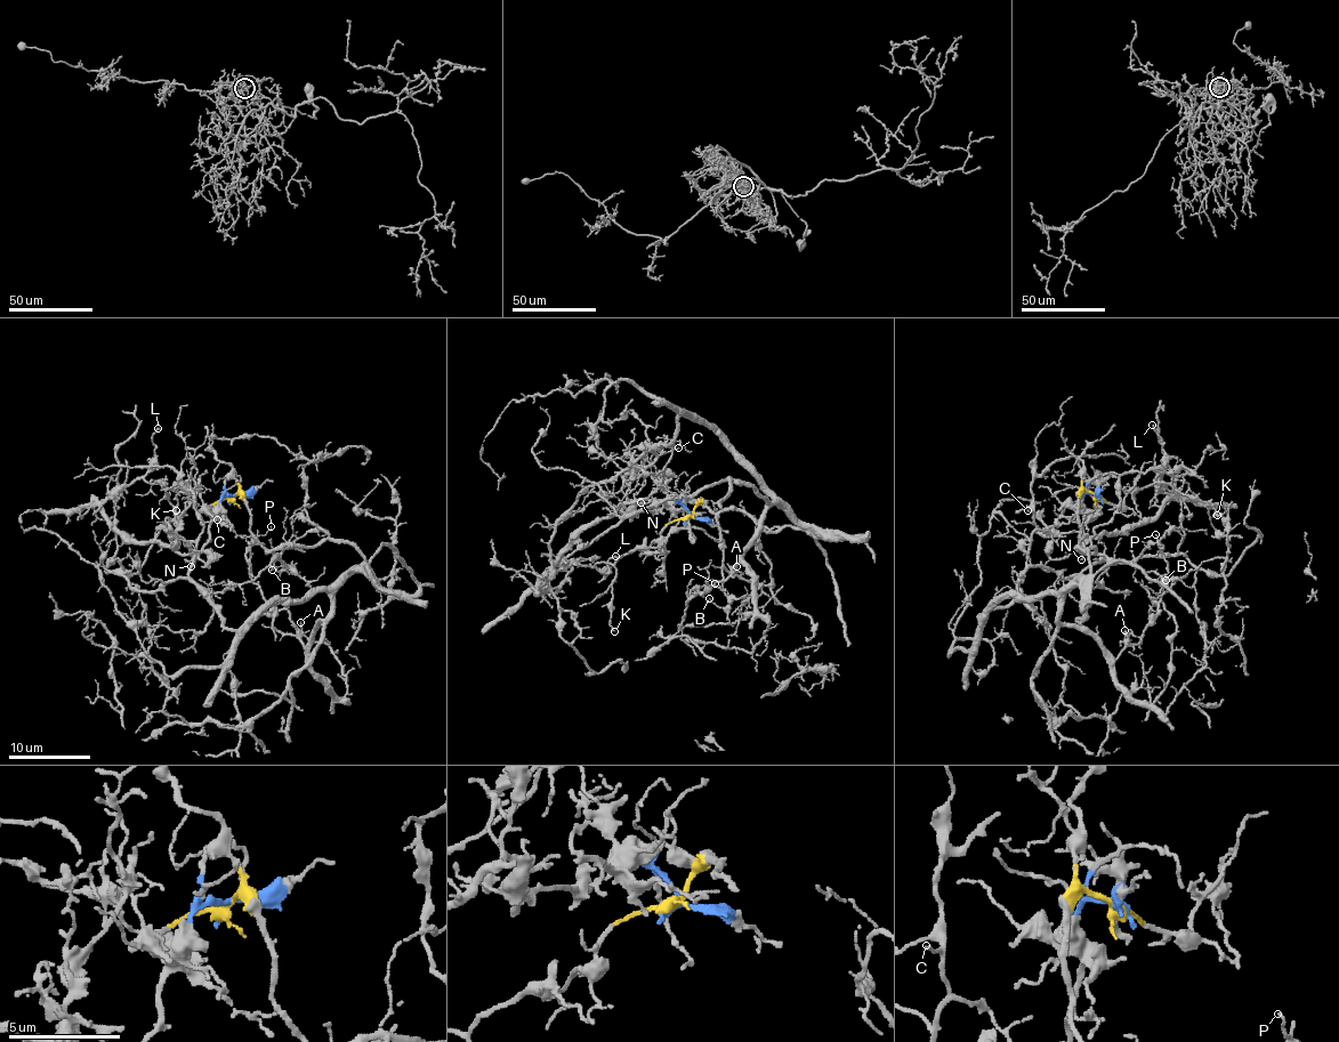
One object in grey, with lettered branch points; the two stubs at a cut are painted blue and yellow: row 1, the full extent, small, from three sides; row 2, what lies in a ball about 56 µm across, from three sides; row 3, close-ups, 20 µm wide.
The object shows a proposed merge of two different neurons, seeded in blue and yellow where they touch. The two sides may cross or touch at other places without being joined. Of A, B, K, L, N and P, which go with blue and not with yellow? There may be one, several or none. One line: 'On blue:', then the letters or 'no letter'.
On blue: K, L, N

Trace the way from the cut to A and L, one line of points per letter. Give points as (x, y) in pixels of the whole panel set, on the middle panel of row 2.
A: (687, 518), (706, 501), (717, 511), (747, 511), (765, 530), (797, 526), (812, 534), (773, 505), (736, 566)
L: (687, 518), (690, 511), (677, 502), (630, 500), (597, 517), (548, 568), (591, 564), (608, 570), (615, 555)

